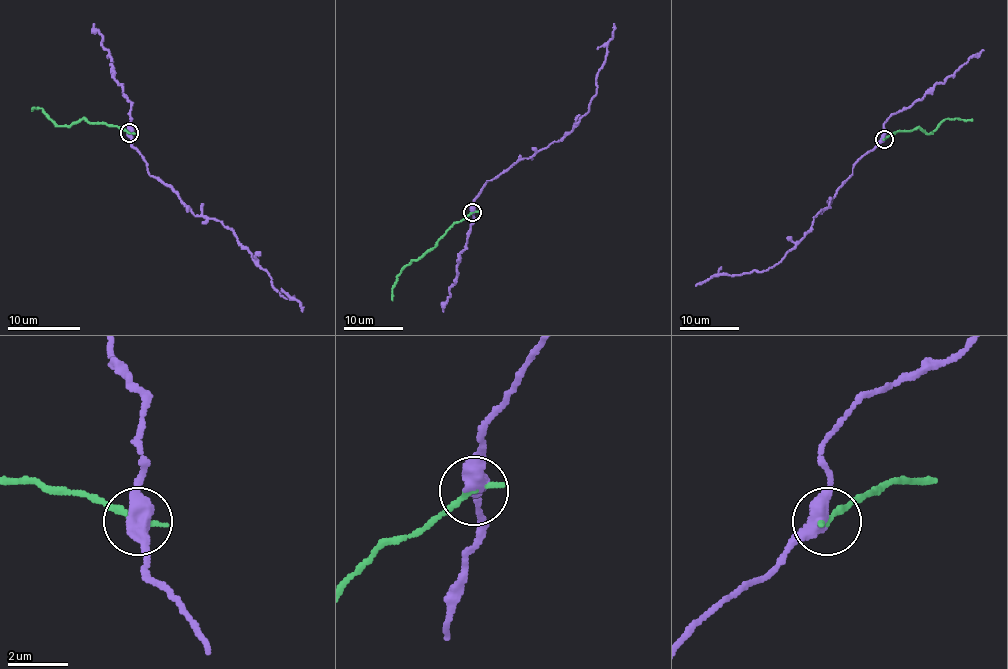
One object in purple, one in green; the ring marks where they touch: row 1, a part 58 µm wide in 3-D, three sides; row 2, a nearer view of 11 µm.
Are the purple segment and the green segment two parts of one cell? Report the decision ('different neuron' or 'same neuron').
different neuron

